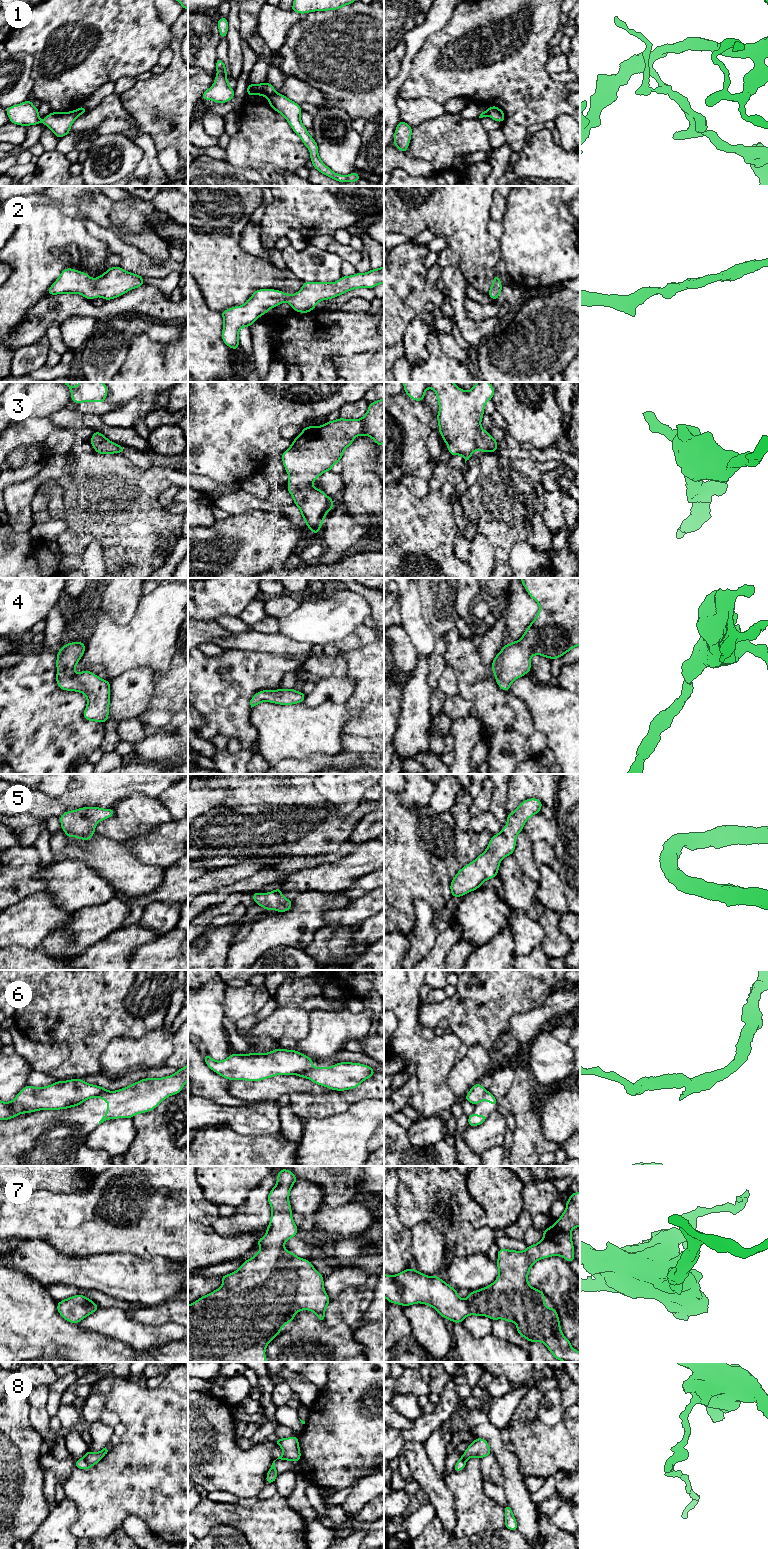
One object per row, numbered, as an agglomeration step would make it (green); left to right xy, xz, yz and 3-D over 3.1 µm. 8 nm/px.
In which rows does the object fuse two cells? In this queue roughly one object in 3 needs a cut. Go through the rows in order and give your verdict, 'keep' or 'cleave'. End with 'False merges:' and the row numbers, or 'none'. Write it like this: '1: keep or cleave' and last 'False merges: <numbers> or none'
1: cleave
2: keep
3: keep
4: keep
5: keep
6: cleave
7: keep
8: cleave
False merges: 1, 6, 8

